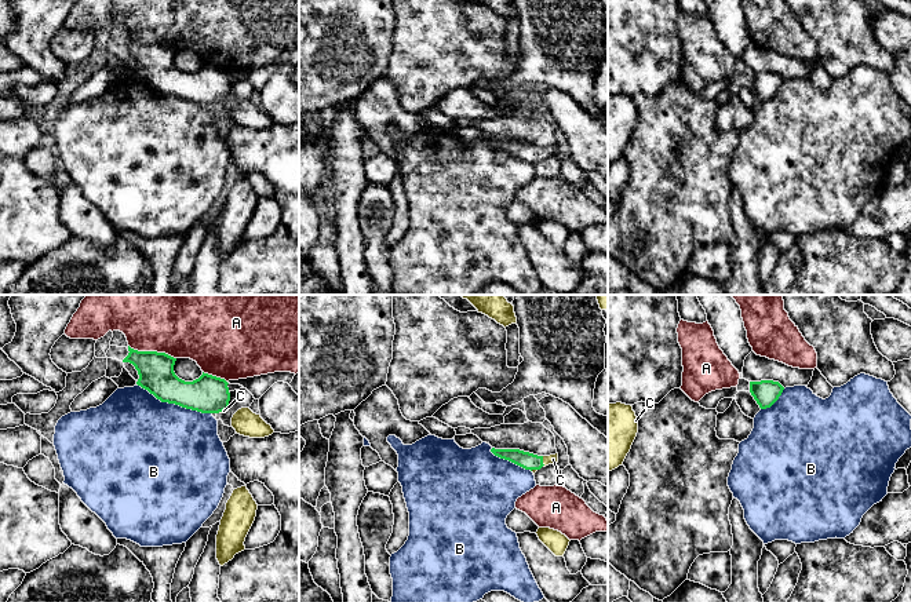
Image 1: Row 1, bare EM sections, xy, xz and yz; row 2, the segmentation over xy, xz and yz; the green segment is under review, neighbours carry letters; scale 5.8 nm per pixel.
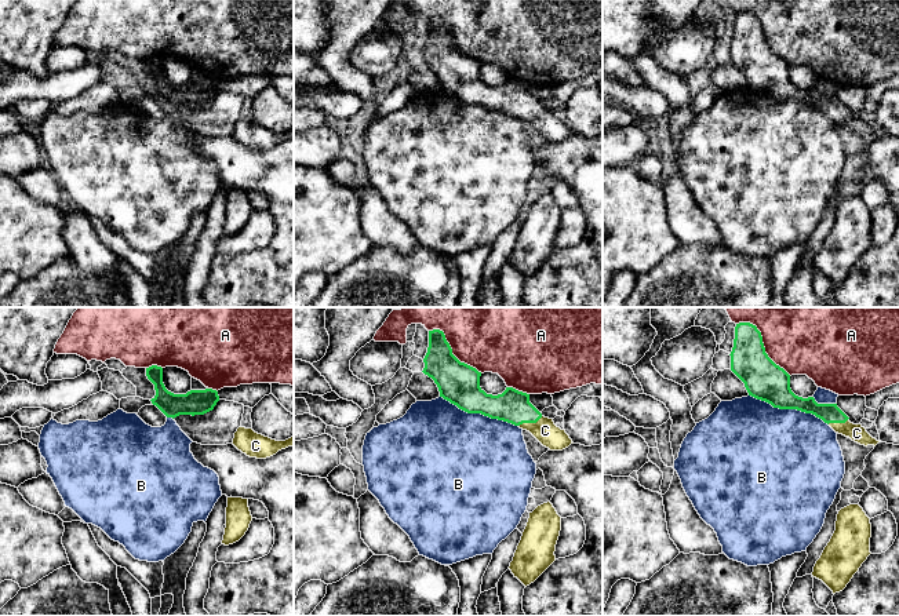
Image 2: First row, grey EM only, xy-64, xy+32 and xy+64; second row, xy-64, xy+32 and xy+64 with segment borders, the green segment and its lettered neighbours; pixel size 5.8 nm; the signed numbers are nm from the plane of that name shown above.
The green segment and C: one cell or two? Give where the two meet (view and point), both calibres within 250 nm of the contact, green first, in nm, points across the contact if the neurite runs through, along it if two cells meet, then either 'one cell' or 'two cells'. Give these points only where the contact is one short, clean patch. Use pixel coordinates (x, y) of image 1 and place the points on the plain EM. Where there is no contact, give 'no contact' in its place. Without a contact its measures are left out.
xz (542, 153) | 100/60 nm | across xz (527, 152), (542, 153), (553, 150) | one cell

